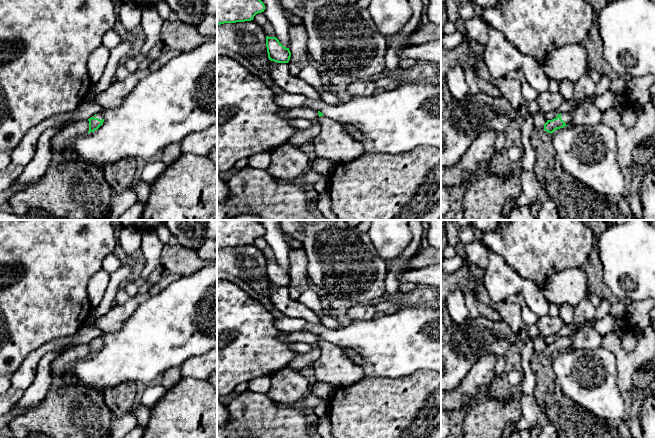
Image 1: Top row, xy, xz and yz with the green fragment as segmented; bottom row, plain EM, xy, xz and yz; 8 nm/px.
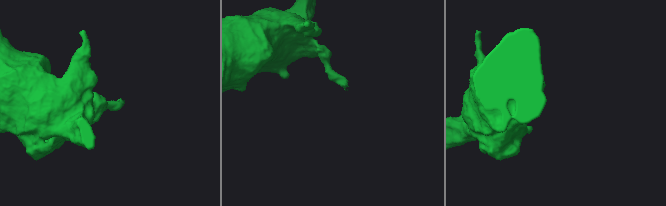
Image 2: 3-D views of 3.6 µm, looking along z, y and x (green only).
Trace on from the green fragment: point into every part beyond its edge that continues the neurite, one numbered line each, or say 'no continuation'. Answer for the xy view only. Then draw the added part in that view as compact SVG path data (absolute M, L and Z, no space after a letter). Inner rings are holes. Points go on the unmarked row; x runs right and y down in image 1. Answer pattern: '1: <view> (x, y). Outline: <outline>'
no continuation

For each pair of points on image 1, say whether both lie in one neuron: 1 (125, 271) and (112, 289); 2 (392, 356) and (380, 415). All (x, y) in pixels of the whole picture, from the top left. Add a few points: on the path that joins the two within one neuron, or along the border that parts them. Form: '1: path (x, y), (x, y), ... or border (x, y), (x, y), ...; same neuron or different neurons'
1: path (122, 275), (114, 285); same neuron
2: border (411, 373), (401, 377), (365, 377); different neurons

